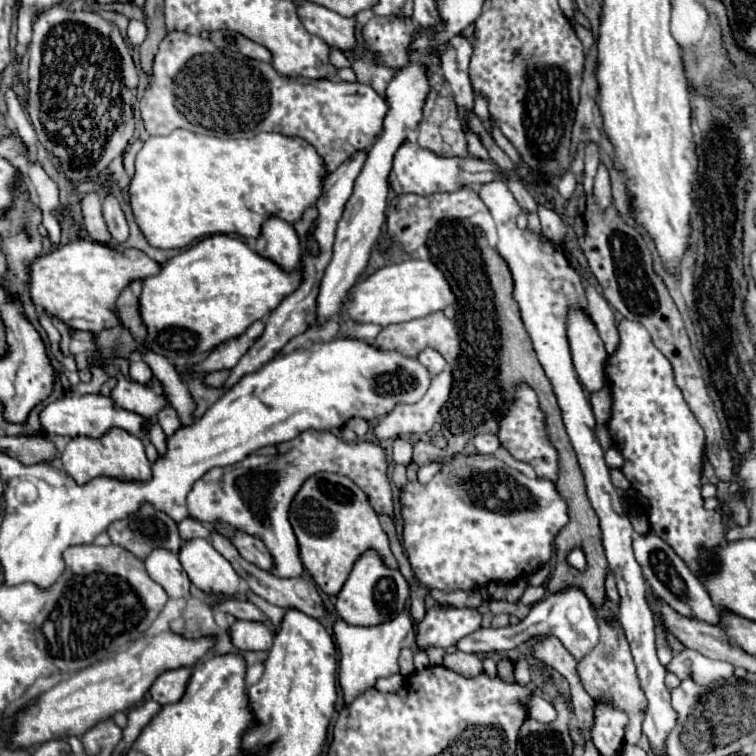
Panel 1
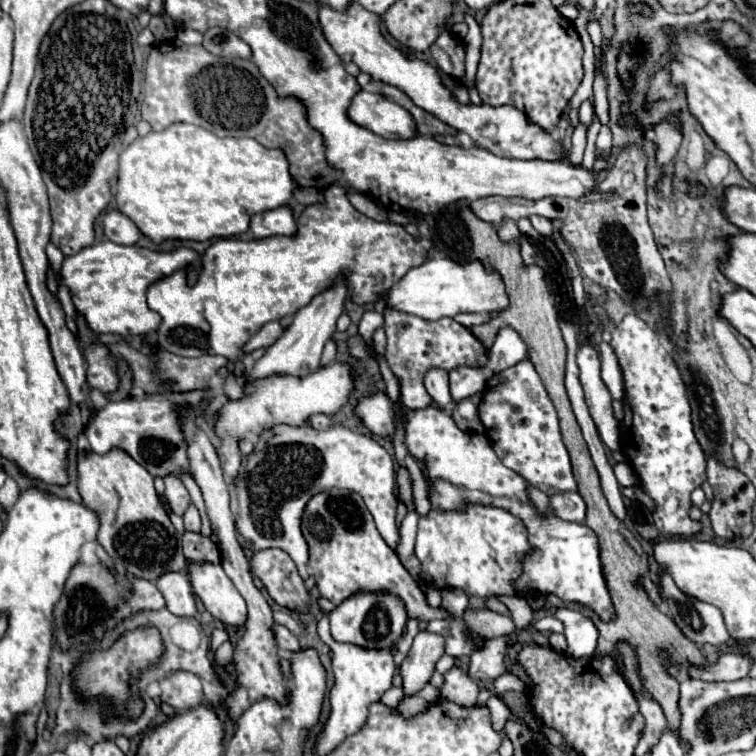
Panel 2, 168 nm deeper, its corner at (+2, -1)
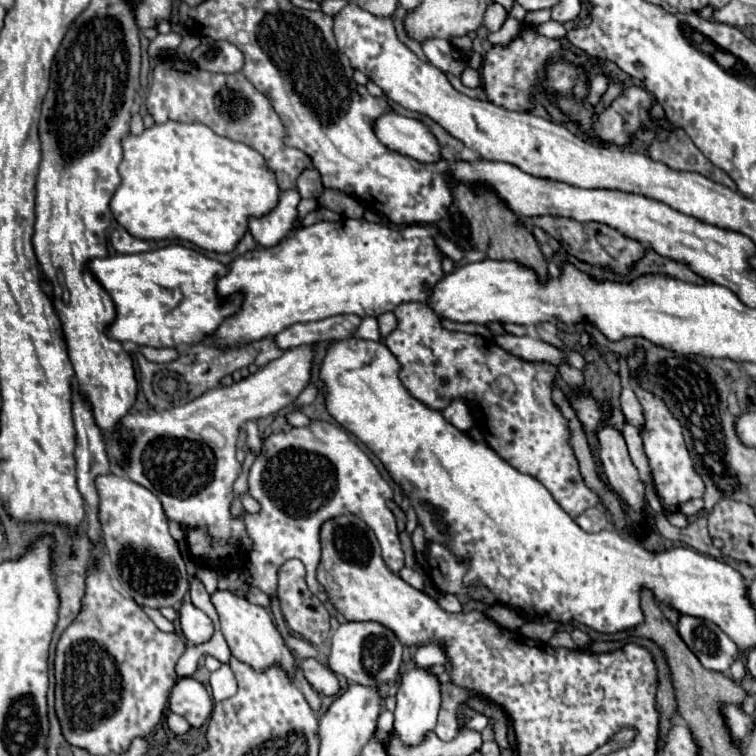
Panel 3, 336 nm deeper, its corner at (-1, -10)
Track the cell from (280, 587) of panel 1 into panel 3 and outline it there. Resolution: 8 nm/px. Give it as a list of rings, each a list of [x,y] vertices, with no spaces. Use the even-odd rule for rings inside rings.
[[[251,586],[246,594],[246,598],[252,604],[260,605],[263,606],[264,608],[269,608],[271,605],[269,596],[263,593],[257,587]]]

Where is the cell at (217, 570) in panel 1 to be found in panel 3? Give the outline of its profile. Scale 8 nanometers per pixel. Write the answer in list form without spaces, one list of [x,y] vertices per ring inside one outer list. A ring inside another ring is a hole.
[[[215,590],[211,594],[211,602],[219,614],[221,632],[235,658],[251,664],[255,670],[265,670],[271,664],[279,664],[291,676],[295,674],[295,660],[293,660],[291,652],[287,650],[279,630],[273,626],[269,612],[263,606],[255,606],[247,598],[241,598],[229,590]]]

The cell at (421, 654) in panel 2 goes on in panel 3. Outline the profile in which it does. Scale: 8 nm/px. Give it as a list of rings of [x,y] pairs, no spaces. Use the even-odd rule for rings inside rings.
[[[407,666],[401,674],[401,686],[397,690],[397,708],[395,708],[395,732],[401,736],[405,744],[417,744],[427,730],[435,728],[437,712],[439,712],[441,696],[439,696],[439,678],[431,672],[431,668]]]

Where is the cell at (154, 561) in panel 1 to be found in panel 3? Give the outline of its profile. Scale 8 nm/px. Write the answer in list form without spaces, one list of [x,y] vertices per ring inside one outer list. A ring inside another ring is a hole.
[[[183,600],[177,612],[179,612],[179,626],[189,644],[199,644],[207,640],[207,636],[211,636],[213,624],[209,616],[203,610],[199,610],[197,606],[193,606],[193,602]]]

